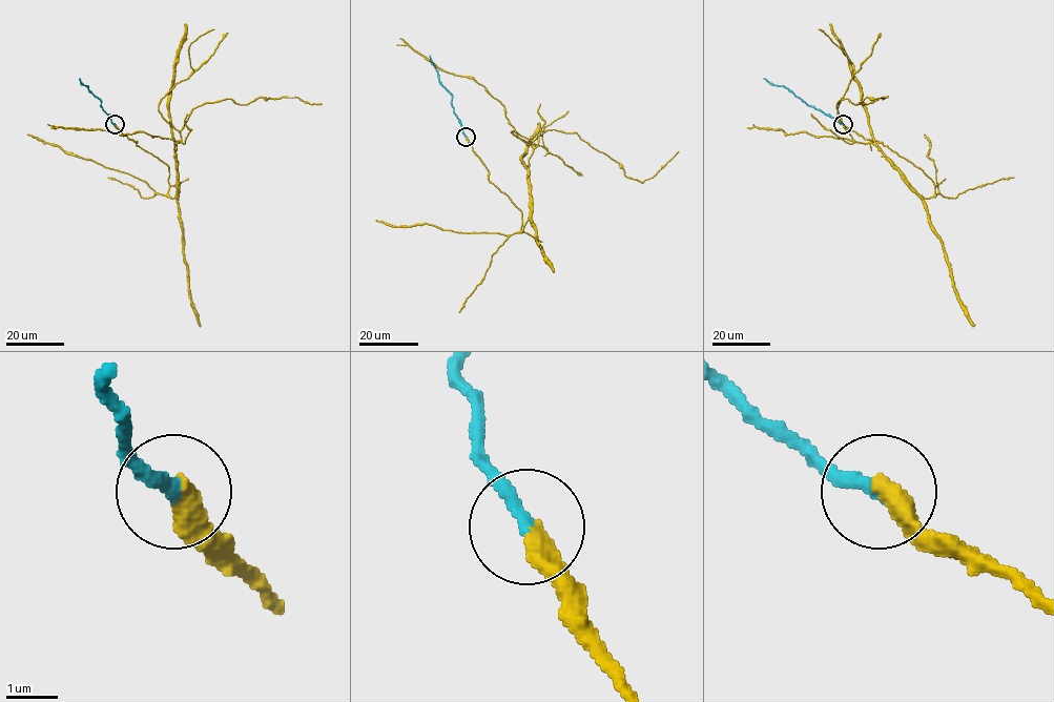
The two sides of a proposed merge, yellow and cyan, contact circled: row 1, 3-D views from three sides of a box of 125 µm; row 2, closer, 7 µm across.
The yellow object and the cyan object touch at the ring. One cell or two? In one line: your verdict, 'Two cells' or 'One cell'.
One cell

